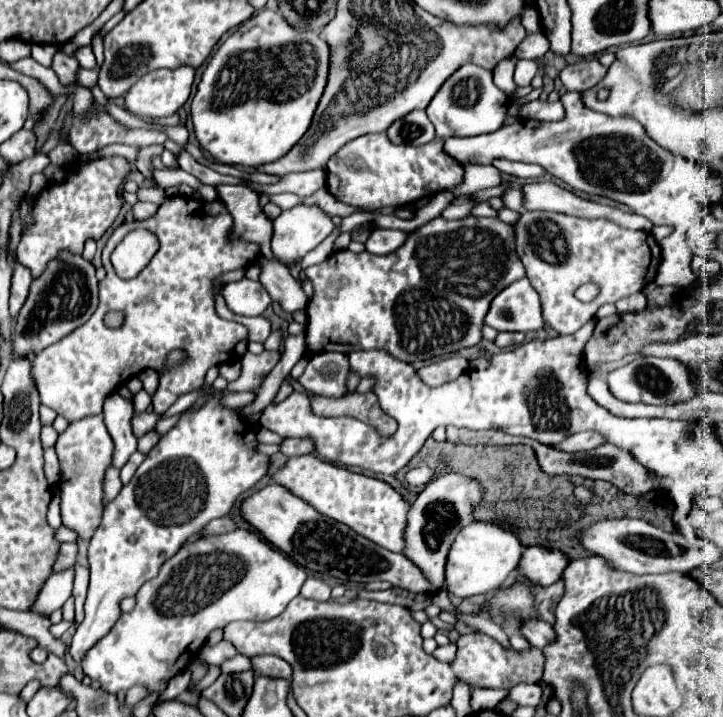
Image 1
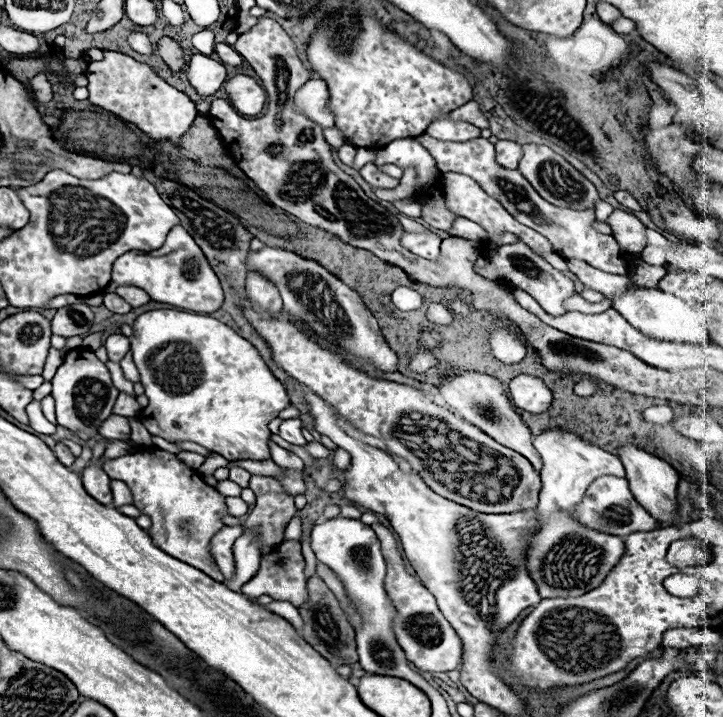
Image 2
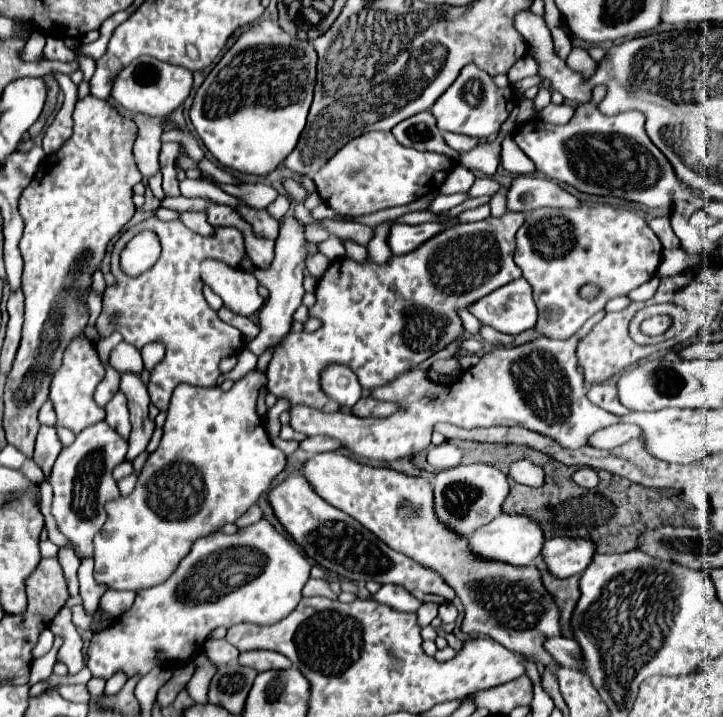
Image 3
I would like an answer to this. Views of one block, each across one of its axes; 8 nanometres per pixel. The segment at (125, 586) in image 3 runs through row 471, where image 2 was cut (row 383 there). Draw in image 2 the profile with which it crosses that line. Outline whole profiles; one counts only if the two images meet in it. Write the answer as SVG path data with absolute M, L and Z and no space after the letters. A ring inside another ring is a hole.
M180 310L144 312L136 318L132 328L134 336L130 342L134 362L140 370L140 382L146 388L146 396L150 398L150 404L140 412L140 422L152 436L160 436L172 444L196 442L222 454L230 462L270 458L268 440L272 432L268 430L268 424L290 406L290 400L282 382L268 370L266 362L248 340L210 316Z

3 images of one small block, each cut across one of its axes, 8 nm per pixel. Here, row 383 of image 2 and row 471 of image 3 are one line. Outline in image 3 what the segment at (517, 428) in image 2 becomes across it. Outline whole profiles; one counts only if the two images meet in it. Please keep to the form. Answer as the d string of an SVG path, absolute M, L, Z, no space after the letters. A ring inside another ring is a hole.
M468 464L442 470L434 478L434 512L442 524L448 524L458 536L470 536L476 528L488 524L500 514L500 504L508 496L506 476L488 464Z

